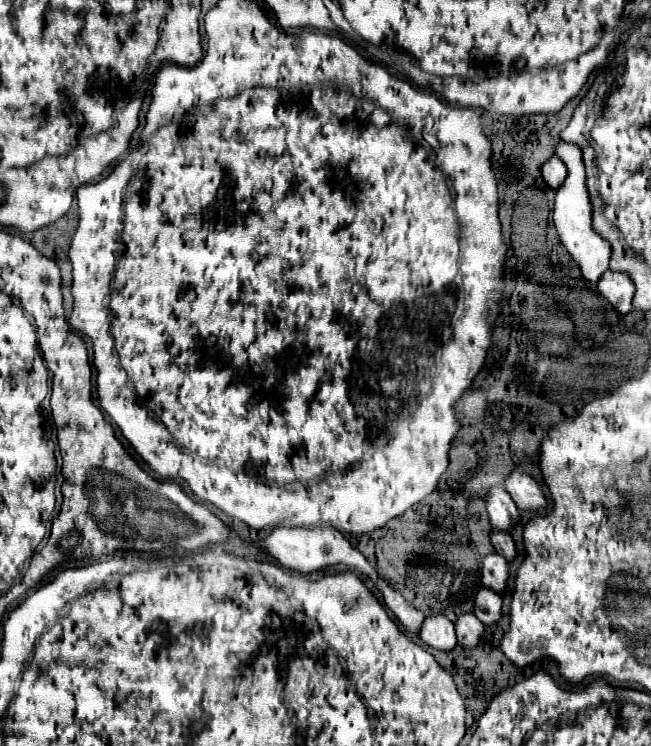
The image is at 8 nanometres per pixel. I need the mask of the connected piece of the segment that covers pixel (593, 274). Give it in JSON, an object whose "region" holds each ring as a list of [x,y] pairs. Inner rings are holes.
{"region":[[[559,143],[555,147],[555,155],[565,163],[567,167],[567,179],[559,185],[555,191],[555,207],[553,207],[553,223],[559,233],[561,243],[573,257],[573,261],[579,265],[581,275],[589,283],[597,283],[599,277],[609,269],[609,257],[611,257],[611,245],[599,237],[591,227],[591,201],[585,187],[585,167],[581,159],[581,149],[573,143]]]}

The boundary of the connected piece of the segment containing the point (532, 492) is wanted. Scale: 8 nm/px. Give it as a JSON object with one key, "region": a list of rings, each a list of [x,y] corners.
{"region":[[[513,471],[505,481],[505,489],[521,511],[541,511],[547,507],[543,485],[535,481],[531,475]]]}

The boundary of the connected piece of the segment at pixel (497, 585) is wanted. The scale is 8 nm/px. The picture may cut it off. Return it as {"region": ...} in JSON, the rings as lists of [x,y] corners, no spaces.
{"region":[[[499,553],[487,555],[481,563],[479,575],[481,575],[481,583],[485,587],[493,589],[495,593],[503,593],[505,585],[507,585],[507,577],[509,577],[509,563]]]}

